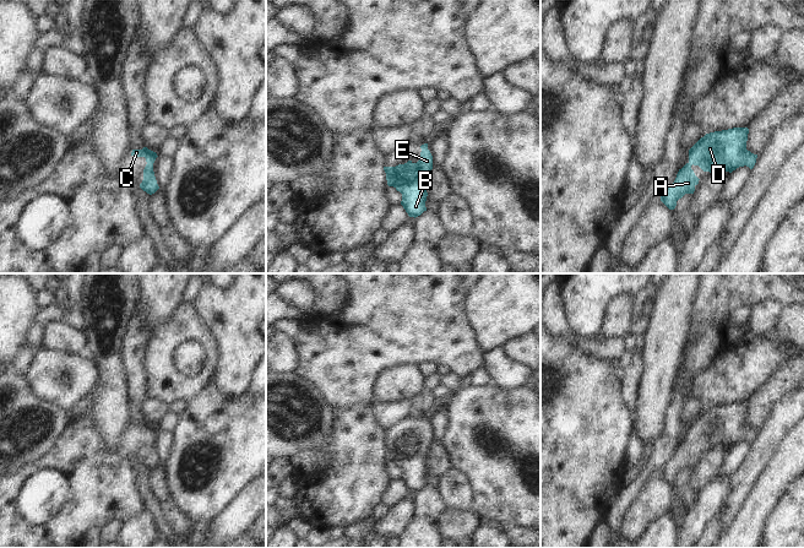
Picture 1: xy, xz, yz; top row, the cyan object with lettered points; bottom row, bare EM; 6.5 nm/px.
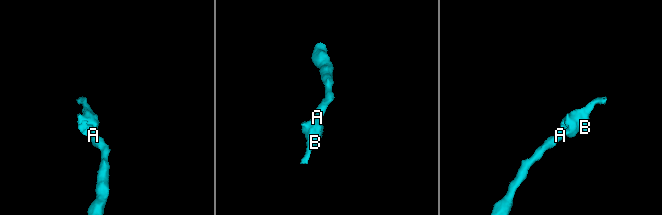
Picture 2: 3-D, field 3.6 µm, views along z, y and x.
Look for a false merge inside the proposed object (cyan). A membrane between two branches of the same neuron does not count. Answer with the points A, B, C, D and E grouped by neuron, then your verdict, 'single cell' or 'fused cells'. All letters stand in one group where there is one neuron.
groups A B C D E; single cell

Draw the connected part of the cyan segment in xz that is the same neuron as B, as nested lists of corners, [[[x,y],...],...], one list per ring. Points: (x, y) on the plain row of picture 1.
[[[428,418],[420,421],[419,435],[408,435],[396,441],[384,441],[389,461],[393,461],[402,468],[401,479],[409,492],[418,492],[427,485],[425,457],[433,444],[433,430],[428,424]]]

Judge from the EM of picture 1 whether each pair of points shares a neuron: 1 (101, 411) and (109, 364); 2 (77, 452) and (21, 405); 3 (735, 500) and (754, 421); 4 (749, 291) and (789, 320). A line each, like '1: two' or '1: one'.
1: one
2: two
3: two
4: two

